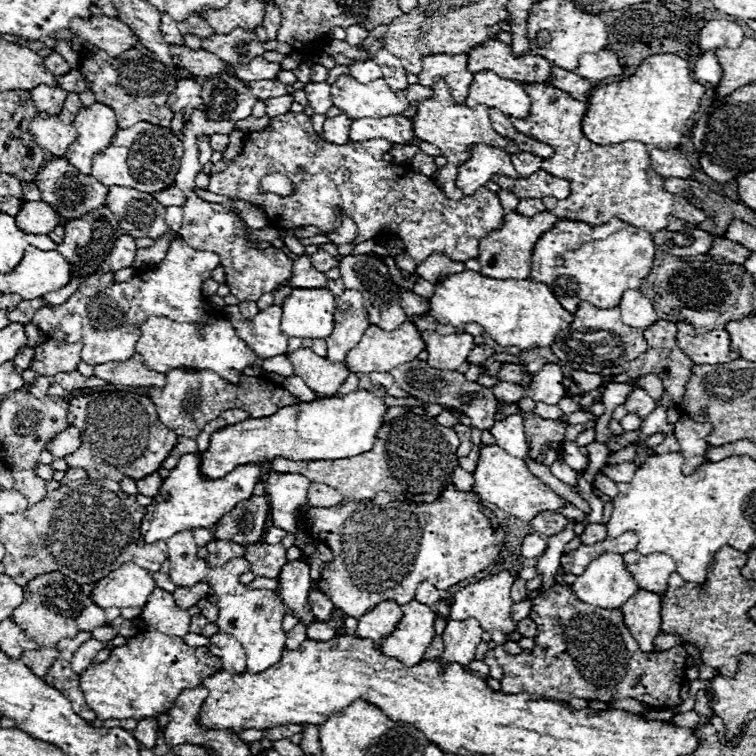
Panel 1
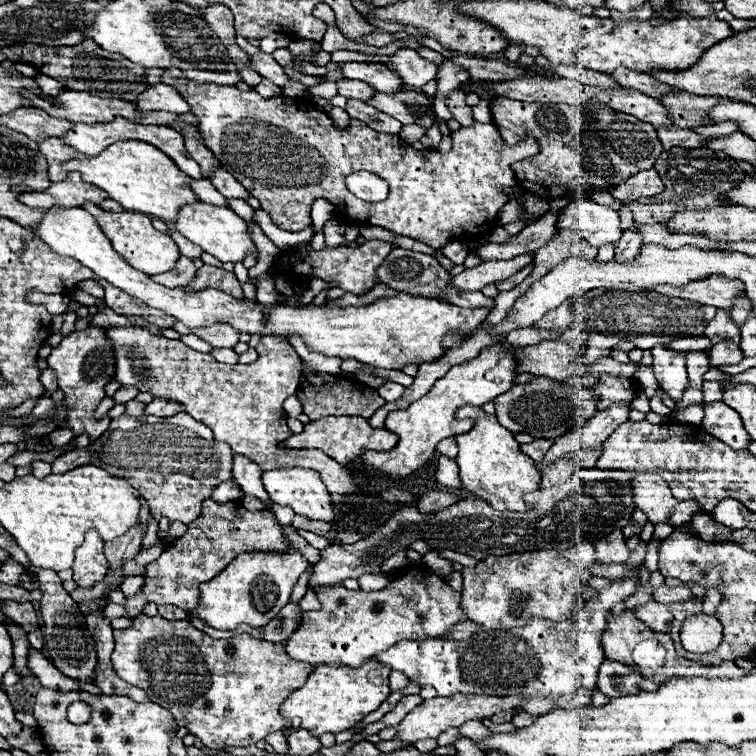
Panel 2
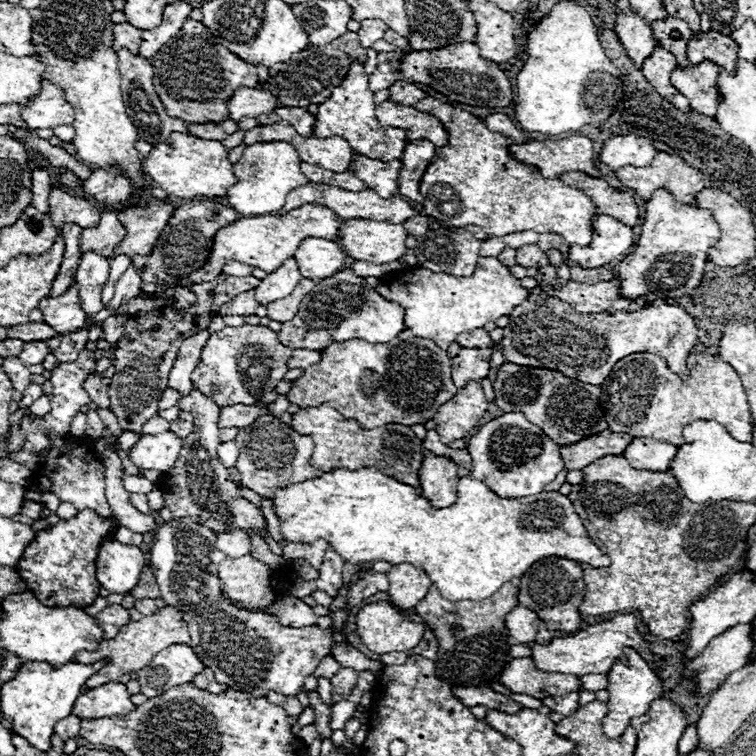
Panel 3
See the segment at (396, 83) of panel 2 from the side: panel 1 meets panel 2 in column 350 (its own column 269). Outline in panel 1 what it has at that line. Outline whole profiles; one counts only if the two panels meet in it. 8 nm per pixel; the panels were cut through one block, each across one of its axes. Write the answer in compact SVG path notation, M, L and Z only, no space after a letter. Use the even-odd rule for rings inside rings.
M262 56L258 60L252 60L250 64L238 64L238 66L230 66L230 72L244 80L244 82L256 82L256 80L274 80L276 74L280 72L280 64L278 62L268 62Z

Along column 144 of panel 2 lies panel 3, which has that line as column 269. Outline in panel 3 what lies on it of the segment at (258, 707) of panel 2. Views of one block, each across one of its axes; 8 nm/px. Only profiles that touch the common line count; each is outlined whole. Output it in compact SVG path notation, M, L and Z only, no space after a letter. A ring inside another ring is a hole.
M190 518L162 524L156 528L150 556L150 568L156 572L160 596L168 606L186 612L186 616L198 624L190 626L190 646L202 664L212 668L220 684L254 698L262 698L270 690L284 696L296 696L304 686L304 680L314 674L318 662L332 654L334 636L330 628L282 626L276 616L236 610L220 598L222 588L216 572L226 556L216 550L214 532L210 528L194 524Z

